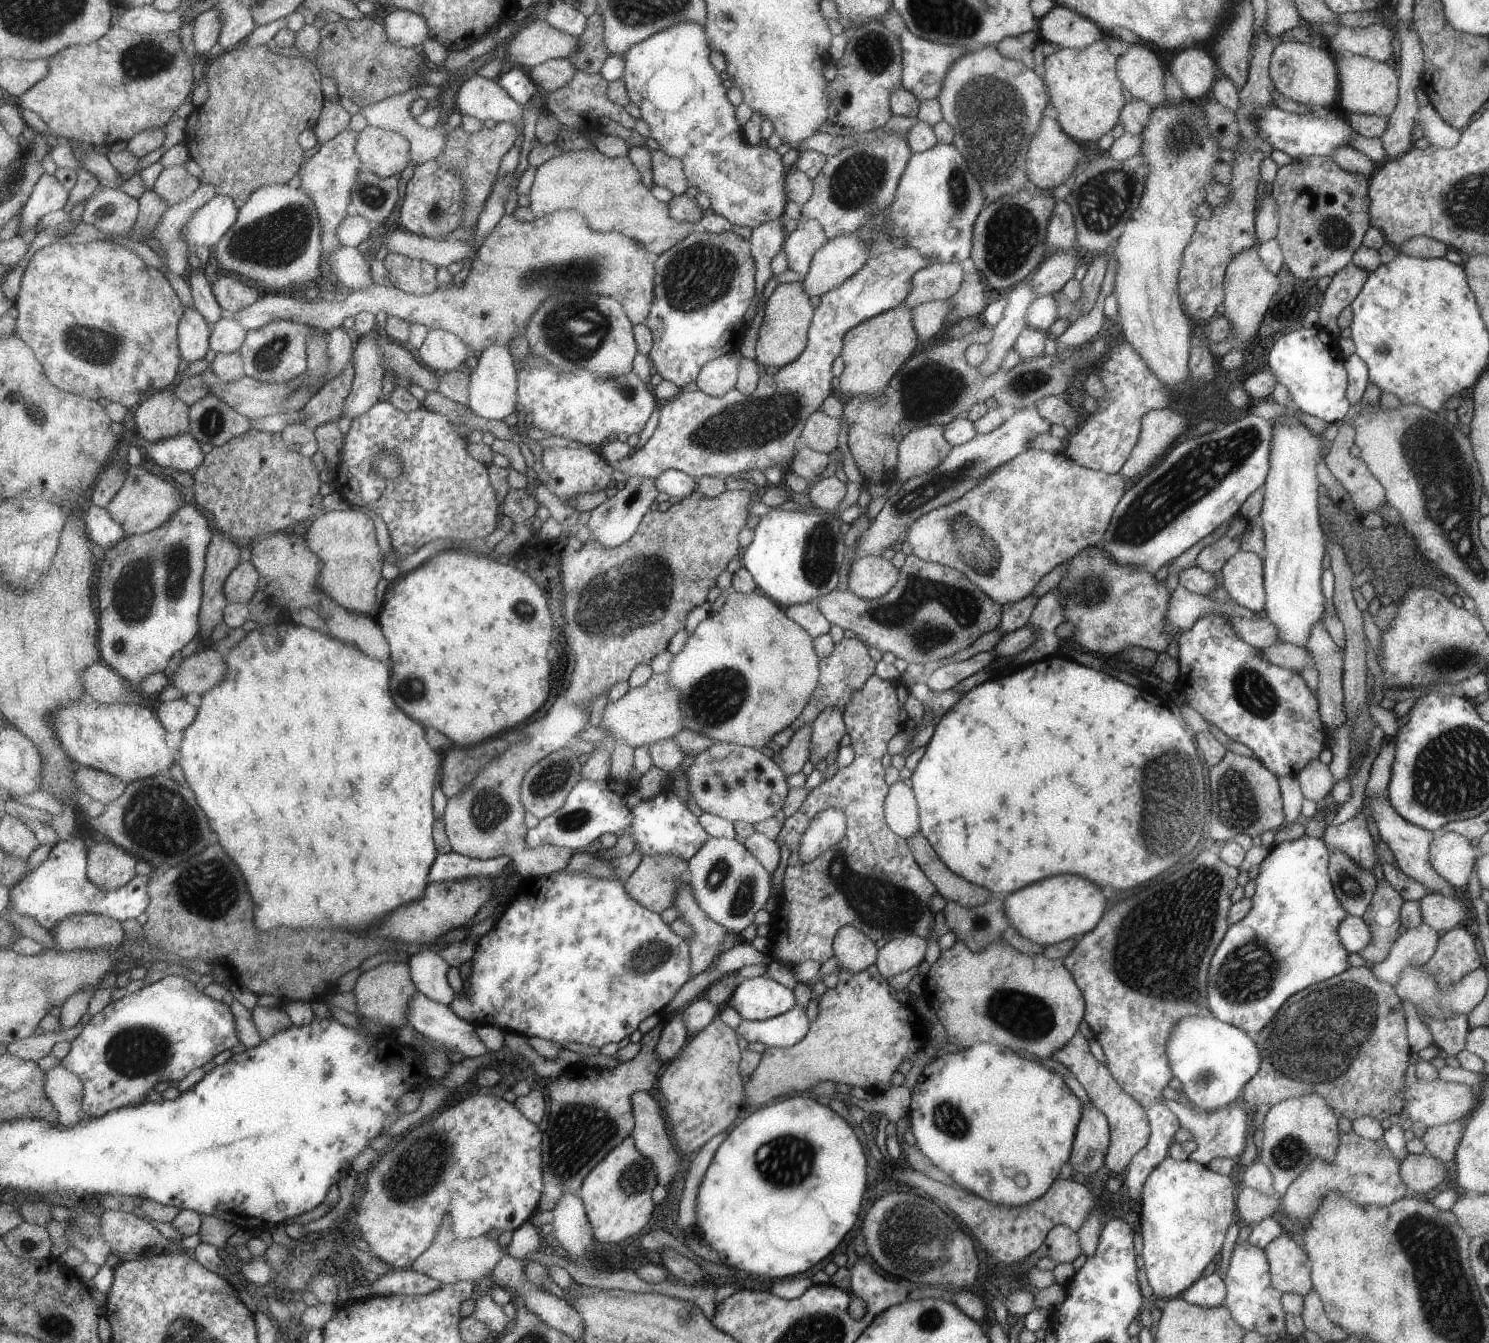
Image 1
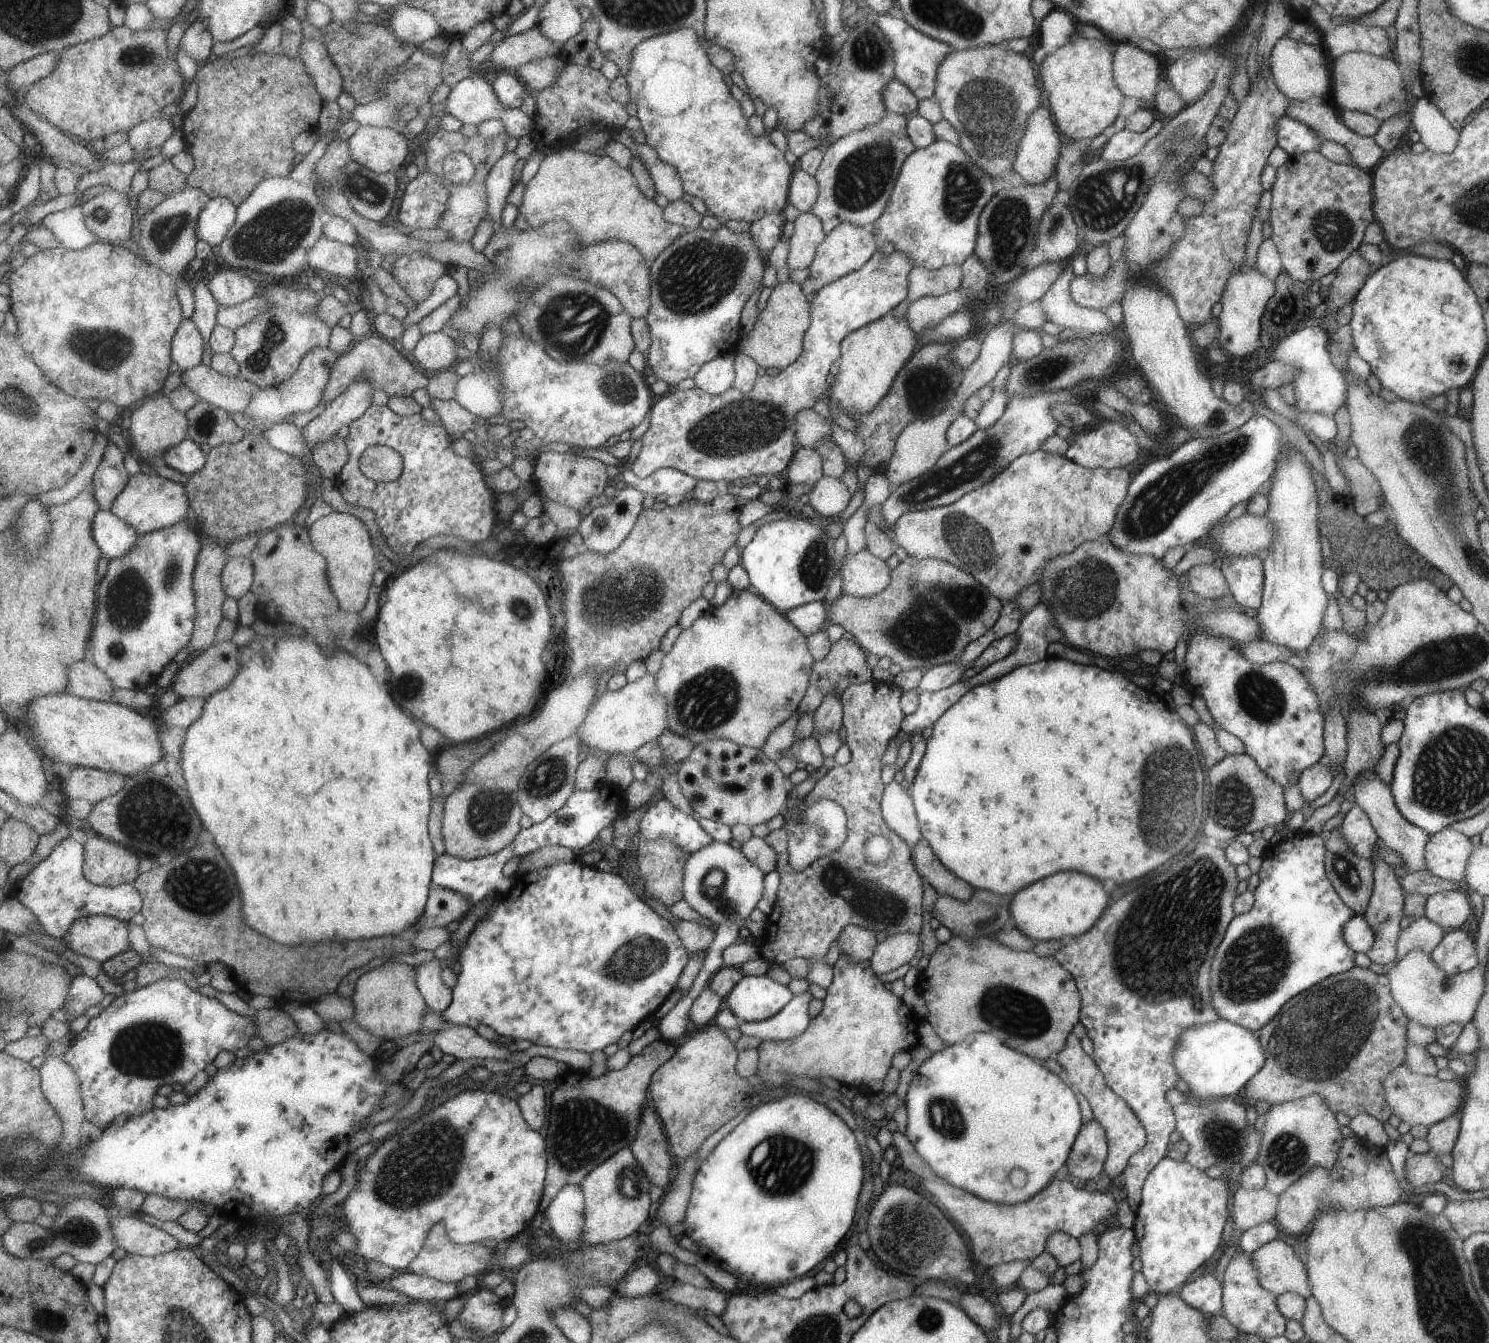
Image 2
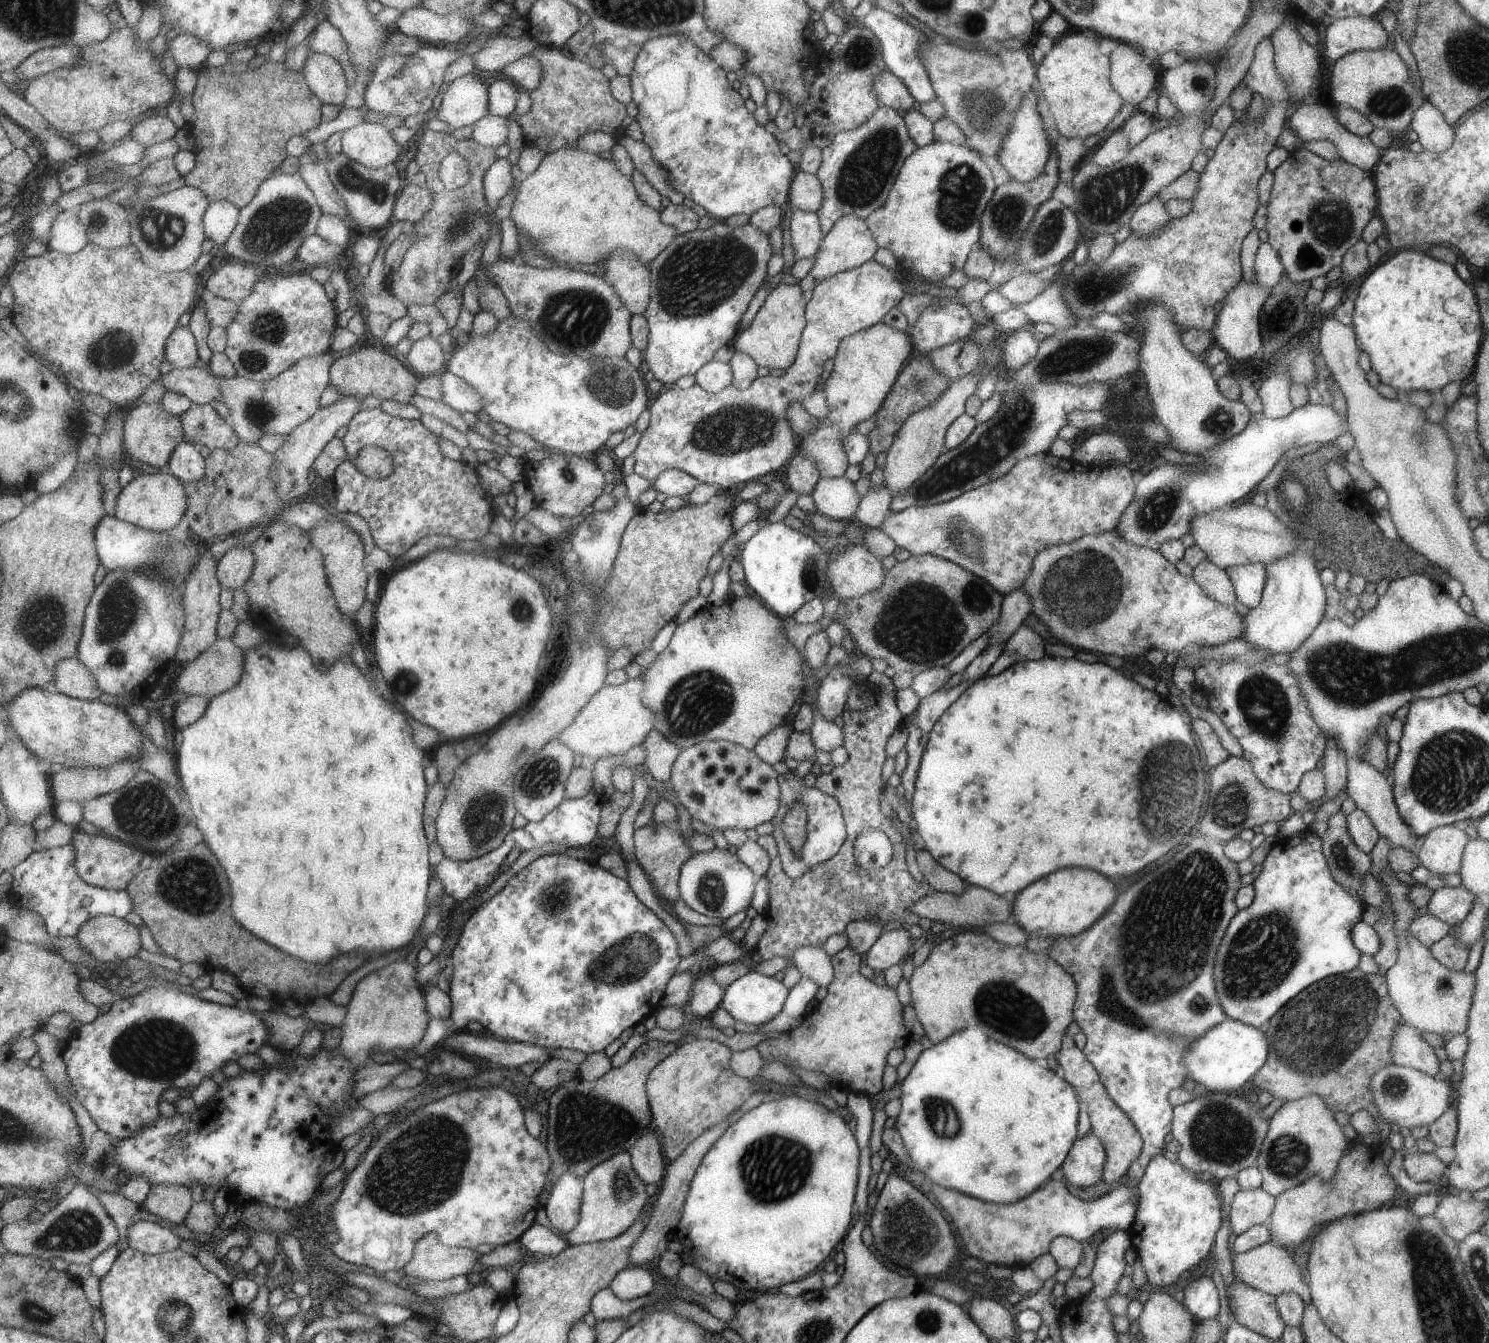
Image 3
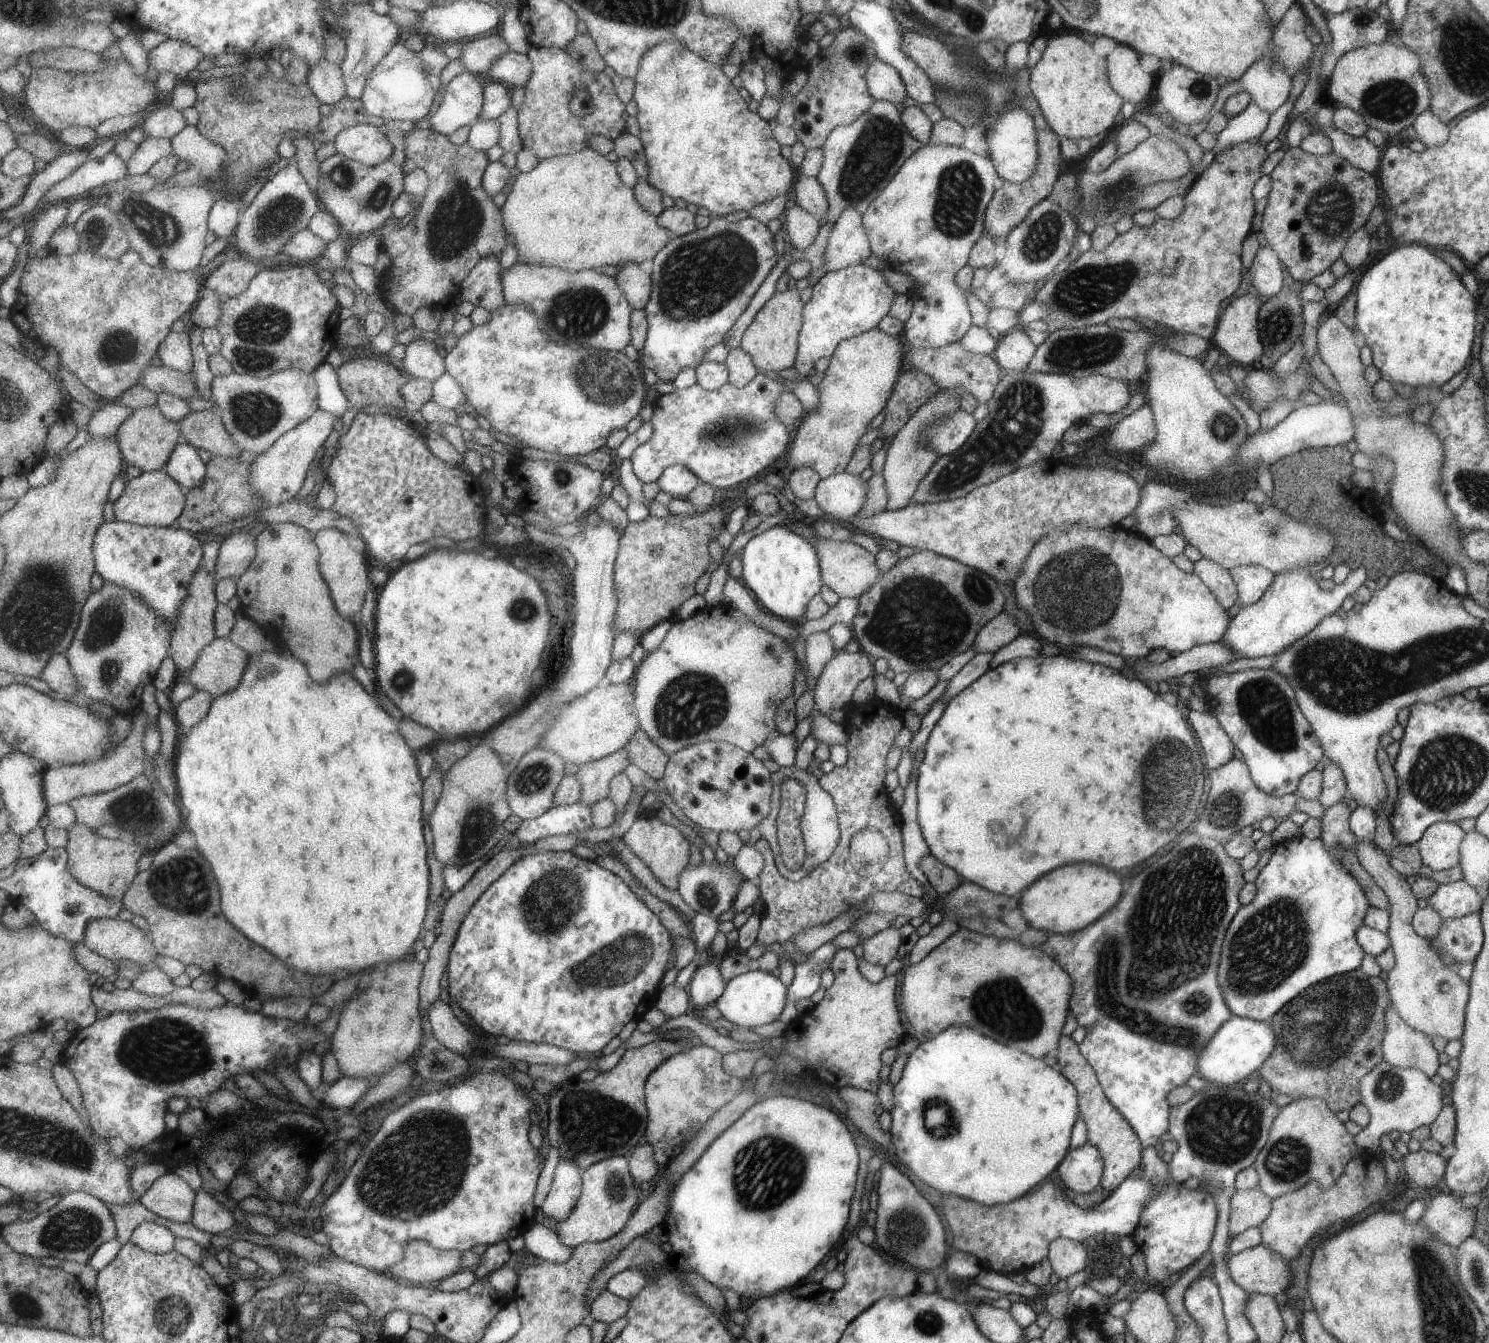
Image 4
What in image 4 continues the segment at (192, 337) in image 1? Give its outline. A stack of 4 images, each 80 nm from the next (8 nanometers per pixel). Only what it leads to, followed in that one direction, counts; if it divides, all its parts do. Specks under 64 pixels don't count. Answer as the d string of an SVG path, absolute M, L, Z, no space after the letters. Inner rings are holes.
M190 330L183 332L171 331L158 350L158 356L163 365L191 373L194 369L195 357L192 351L192 336Z

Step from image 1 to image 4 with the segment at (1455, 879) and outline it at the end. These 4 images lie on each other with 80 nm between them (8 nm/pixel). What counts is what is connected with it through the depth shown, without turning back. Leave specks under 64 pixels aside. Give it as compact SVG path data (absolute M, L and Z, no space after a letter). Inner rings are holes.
M1439 821L1430 824L1415 844L1422 864L1432 871L1444 871L1457 865L1461 858L1458 846L1463 835L1465 833L1455 823Z

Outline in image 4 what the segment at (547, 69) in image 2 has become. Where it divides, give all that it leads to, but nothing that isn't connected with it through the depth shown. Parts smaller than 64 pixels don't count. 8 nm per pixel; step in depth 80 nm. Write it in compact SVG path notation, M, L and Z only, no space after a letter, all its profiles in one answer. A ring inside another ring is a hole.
M509 51L504 54L490 69L485 77L508 84L509 87L526 86L533 74L533 66L527 53Z

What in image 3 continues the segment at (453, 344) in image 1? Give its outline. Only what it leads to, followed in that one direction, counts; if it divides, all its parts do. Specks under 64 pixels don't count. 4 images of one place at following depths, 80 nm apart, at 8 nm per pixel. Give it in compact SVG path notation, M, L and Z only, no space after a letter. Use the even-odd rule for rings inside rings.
M427 335L414 342L411 352L406 356L410 368L417 374L441 375L449 362L450 355L445 353L437 337Z

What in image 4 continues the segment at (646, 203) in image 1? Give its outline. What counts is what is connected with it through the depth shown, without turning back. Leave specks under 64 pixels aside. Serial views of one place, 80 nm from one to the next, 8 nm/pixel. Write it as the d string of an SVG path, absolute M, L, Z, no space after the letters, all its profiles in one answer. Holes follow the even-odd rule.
M585 147L581 152L541 160L531 172L521 173L517 178L513 179L507 194L508 198L501 208L502 217L504 218L504 227L508 230L509 234L512 235L517 252L523 255L524 262L532 265L559 267L563 270L577 272L587 269L598 269L600 266L619 267L620 265L631 262L641 264L641 262L645 262L645 260L653 261L655 256L667 246L667 243L671 239L671 233L667 228L663 228L662 225L658 223L658 216L644 209L637 200L634 189L622 181L622 176L618 171L618 163L607 160L605 155L601 156L599 152L592 150L590 147Z

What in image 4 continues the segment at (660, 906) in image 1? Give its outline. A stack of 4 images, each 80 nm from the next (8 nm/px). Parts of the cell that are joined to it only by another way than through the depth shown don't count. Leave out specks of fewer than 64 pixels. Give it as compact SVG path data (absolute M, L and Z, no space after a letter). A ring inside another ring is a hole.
M653 813L640 815L625 833L623 840L645 862L661 888L675 890L678 887L679 876L689 860L689 844L675 827L661 822Z

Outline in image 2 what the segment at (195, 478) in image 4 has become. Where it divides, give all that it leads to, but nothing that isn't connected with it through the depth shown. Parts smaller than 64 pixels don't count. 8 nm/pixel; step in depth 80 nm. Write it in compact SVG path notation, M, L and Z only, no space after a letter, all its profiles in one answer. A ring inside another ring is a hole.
M191 438L185 439L182 443L175 445L167 451L160 463L169 465L183 474L189 476L199 472L207 462L205 452L201 445Z

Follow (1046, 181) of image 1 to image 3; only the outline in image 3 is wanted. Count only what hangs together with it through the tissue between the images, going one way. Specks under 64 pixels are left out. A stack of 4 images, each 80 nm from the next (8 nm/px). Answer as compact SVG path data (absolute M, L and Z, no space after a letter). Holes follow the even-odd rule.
M1036 90L1028 91L1021 100L1018 112L1010 123L1010 132L1002 141L1002 150L998 155L999 164L1008 172L1010 177L1020 183L1029 183L1041 175L1051 156L1048 137L1041 123L1041 116L1037 112L1038 94Z

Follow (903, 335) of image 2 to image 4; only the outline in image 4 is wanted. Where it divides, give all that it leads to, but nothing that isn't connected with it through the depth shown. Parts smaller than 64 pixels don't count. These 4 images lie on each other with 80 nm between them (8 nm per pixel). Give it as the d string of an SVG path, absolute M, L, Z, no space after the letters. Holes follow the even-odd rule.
M877 327L838 343L837 350L829 358L824 377L816 385L819 396L817 408L809 414L805 412L802 423L793 429L794 439L787 451L790 469L809 467L821 479L843 472L853 451L857 448L857 441L867 432L867 424L883 408L885 400L890 398L889 392L894 388L895 372L899 372L899 368L901 368L901 342L895 338L895 335L888 335Z

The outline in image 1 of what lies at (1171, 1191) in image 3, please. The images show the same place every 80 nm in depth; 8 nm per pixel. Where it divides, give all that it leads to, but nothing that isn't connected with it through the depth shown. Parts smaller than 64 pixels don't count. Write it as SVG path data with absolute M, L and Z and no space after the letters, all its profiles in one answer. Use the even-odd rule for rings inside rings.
M1165 1156L1145 1178L1140 1196L1140 1211L1137 1214L1142 1238L1143 1268L1152 1288L1153 1298L1175 1298L1187 1287L1193 1285L1203 1268L1219 1252L1225 1230L1233 1220L1236 1200L1233 1198L1233 1182L1229 1175L1215 1173L1207 1166L1190 1161L1178 1161Z

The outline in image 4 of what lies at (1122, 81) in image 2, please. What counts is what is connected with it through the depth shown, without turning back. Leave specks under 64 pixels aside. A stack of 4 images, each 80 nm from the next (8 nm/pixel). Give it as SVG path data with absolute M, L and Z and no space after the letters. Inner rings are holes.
M1116 44L1115 48L1107 54L1107 72L1110 73L1110 85L1119 96L1123 97L1124 102L1128 102L1138 106L1139 100L1145 98L1153 86L1153 78L1143 72L1139 68L1139 62L1137 62L1137 54L1131 50L1127 45Z

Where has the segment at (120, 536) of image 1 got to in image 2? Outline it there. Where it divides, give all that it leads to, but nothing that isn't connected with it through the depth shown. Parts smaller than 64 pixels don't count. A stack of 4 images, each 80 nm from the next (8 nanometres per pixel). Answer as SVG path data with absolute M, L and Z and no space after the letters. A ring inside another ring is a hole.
M101 509L93 520L94 537L109 560L129 555L138 546L141 533L112 511Z

